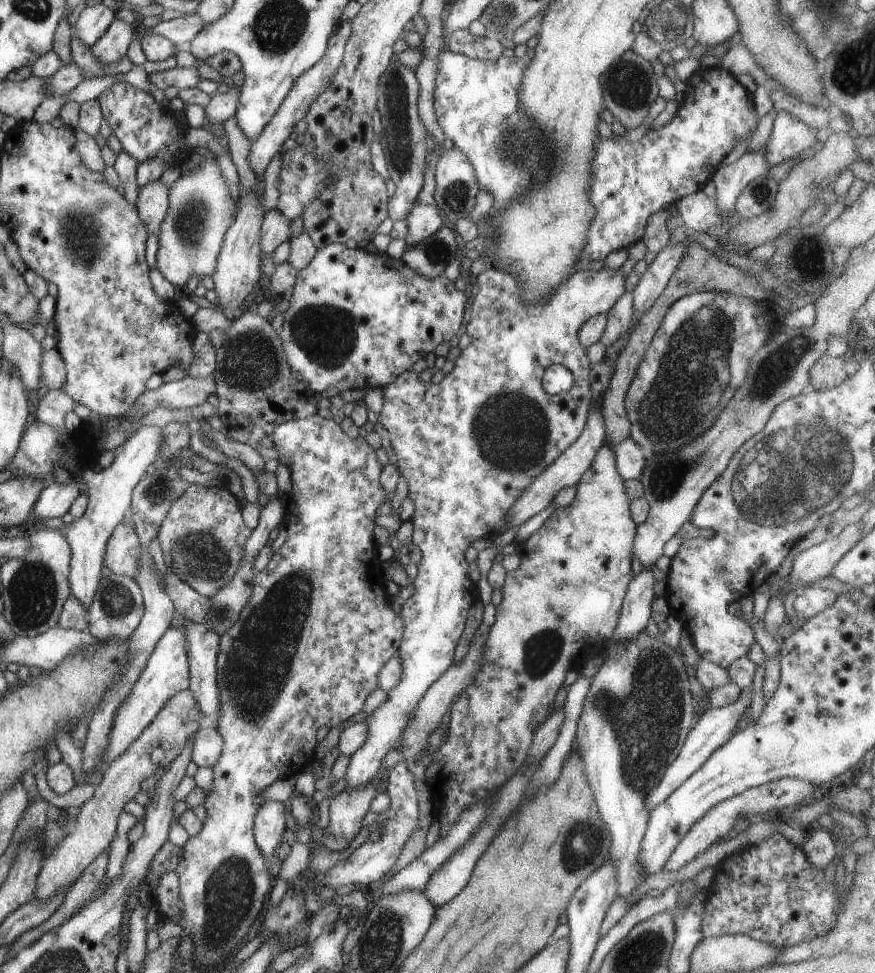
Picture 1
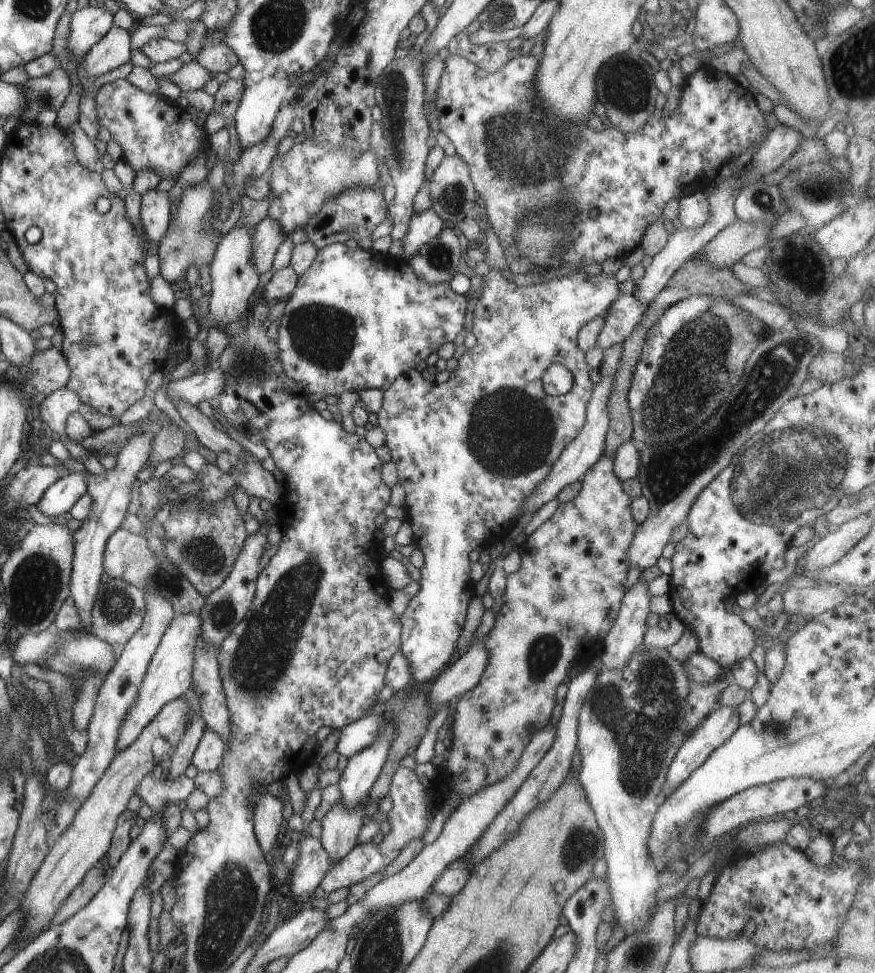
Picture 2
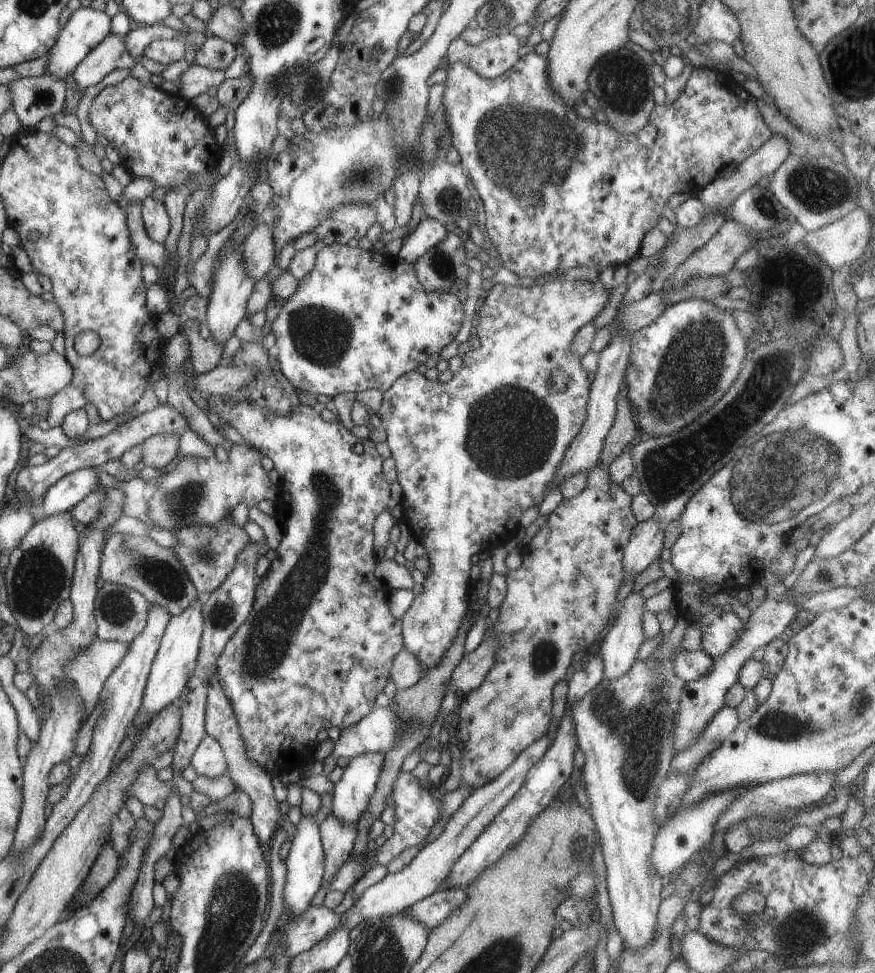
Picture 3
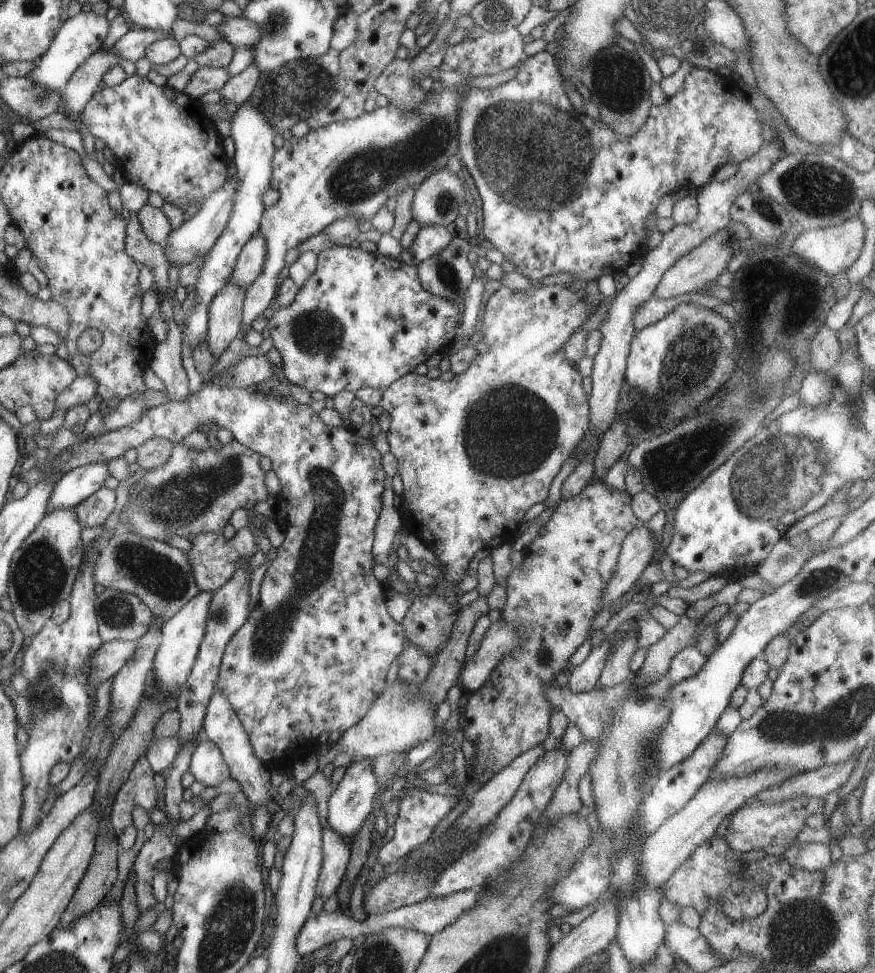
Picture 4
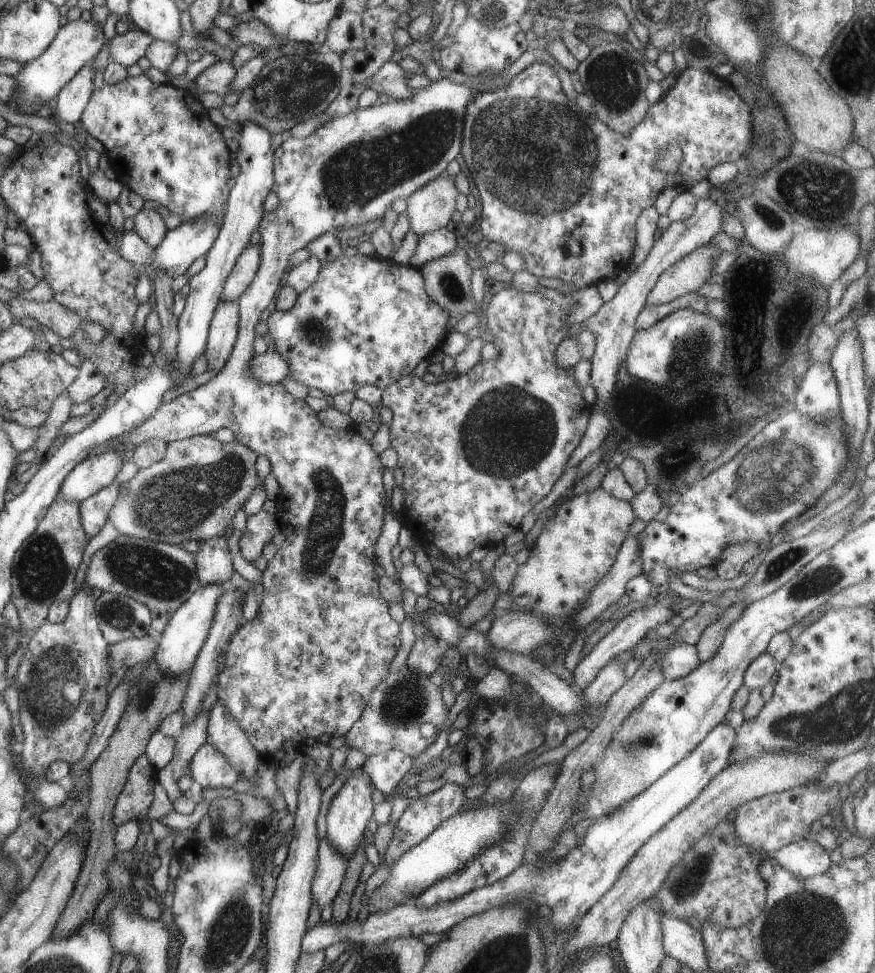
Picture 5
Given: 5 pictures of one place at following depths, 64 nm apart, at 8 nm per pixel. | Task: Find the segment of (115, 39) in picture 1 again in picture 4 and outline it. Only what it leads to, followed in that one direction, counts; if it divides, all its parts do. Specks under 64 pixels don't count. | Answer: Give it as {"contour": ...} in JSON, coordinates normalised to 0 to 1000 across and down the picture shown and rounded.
{"contour":[[[114,48],[82,75],[81,81],[74,86],[72,92],[73,116],[82,121],[89,121],[97,107],[113,90],[112,86],[117,84],[117,78],[126,69],[135,66],[147,77],[154,76],[157,66],[136,59],[129,51],[130,49],[120,51]]]}

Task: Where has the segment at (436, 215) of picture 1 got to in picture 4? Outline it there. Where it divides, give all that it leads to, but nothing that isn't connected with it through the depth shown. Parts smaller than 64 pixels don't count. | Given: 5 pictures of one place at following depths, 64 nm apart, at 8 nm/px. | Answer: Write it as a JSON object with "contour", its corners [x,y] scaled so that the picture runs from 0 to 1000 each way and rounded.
{"contour":[[[482,231],[472,247],[472,251],[469,251],[466,255],[458,256],[455,265],[465,272],[475,274],[485,266],[512,253],[518,240],[517,234],[505,231]]]}

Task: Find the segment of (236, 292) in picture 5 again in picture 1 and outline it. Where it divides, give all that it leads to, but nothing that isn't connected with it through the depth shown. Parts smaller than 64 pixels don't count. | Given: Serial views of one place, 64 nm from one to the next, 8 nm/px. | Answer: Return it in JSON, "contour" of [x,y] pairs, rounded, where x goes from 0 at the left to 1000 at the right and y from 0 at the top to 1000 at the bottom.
{"contour":[[[310,215],[304,218],[298,230],[298,264],[312,260],[322,248],[331,246],[331,229],[322,218]]]}

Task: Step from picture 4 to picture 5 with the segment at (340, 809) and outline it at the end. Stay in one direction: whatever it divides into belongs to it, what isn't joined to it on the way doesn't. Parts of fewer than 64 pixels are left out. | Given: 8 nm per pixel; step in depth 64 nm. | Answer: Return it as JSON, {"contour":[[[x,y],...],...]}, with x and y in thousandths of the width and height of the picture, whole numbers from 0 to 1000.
{"contour":[[[415,787],[410,788],[405,790],[400,798],[395,800],[376,828],[371,860],[376,863],[381,873],[384,873],[395,884],[414,866],[416,853],[418,853],[418,849],[426,839],[429,826],[425,823],[425,812],[427,810],[423,797],[415,790]]]}

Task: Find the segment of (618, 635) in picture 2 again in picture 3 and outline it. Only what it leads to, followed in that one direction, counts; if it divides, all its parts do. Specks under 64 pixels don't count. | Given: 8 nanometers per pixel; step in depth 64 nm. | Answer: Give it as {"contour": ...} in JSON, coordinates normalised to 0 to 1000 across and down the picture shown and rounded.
{"contour":[[[722,607],[710,620],[711,625],[682,664],[689,678],[690,698],[709,697],[728,678],[730,666],[737,659],[734,643],[737,617],[731,608]]]}

